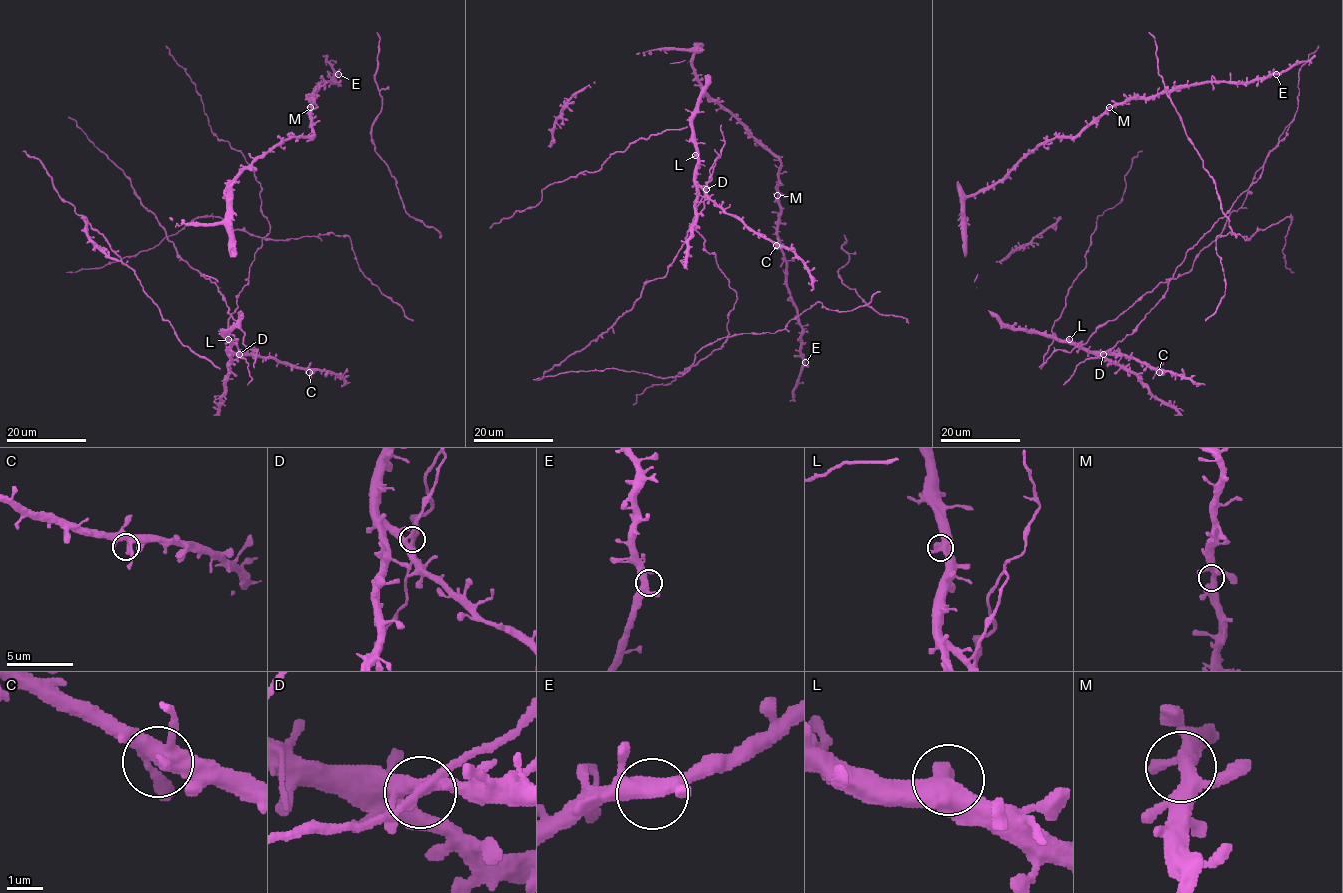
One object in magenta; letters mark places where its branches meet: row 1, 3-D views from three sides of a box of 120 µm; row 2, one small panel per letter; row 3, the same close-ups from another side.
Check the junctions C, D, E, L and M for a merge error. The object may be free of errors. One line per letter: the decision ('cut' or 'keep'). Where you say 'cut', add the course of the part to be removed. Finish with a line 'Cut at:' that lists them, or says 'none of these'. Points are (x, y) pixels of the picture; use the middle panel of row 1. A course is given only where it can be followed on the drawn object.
C: keep
D: keep
E: keep
L: keep
M: keep
Cut at: none of these

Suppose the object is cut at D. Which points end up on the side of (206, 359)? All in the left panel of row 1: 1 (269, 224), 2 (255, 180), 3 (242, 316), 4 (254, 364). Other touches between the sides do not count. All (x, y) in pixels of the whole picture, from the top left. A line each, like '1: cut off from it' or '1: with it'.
1: cut off from it
2: cut off from it
3: with it
4: with it

